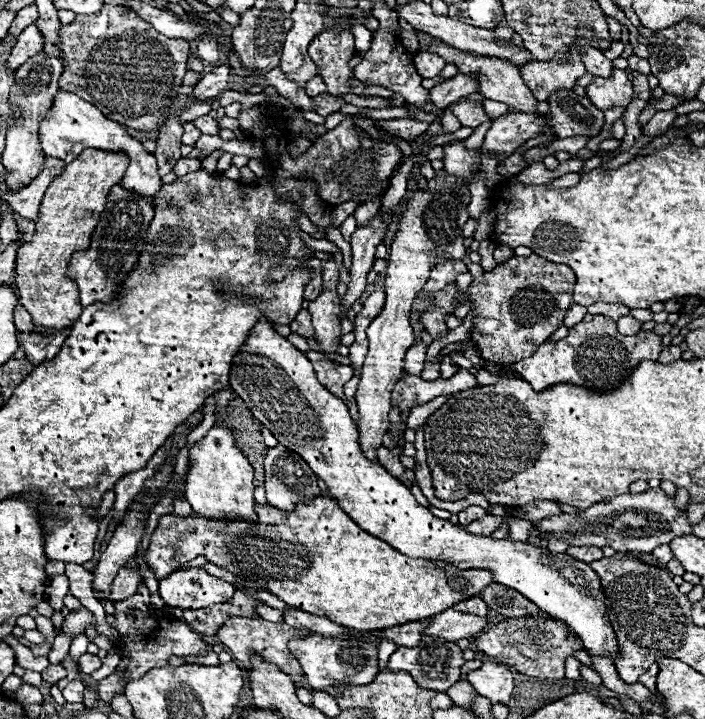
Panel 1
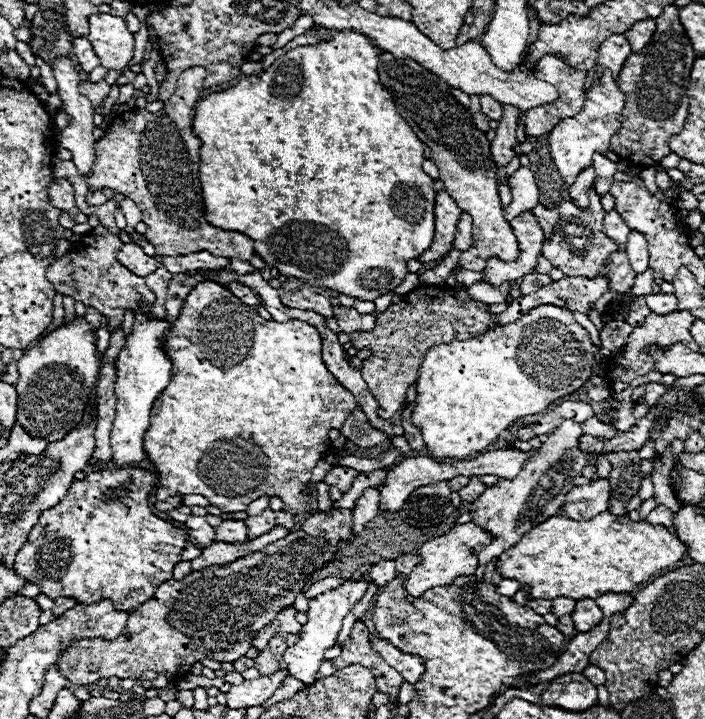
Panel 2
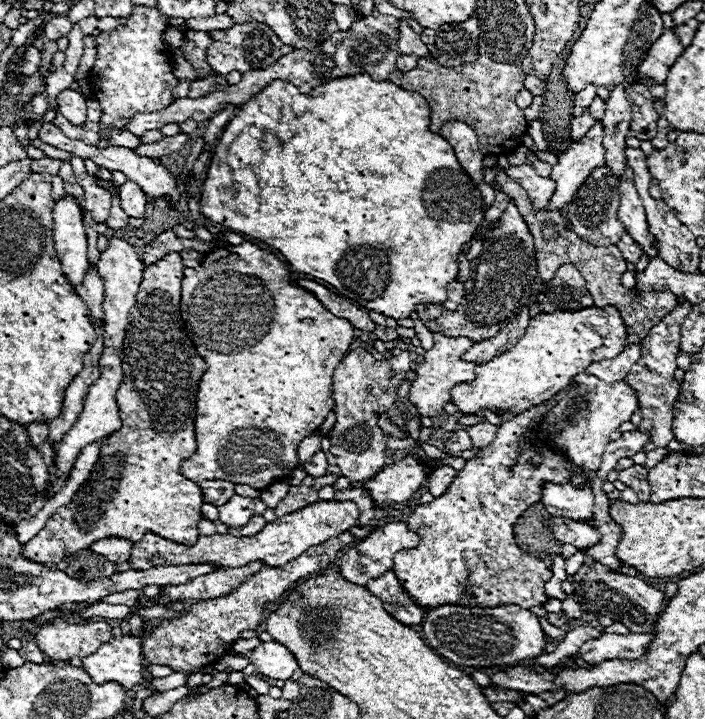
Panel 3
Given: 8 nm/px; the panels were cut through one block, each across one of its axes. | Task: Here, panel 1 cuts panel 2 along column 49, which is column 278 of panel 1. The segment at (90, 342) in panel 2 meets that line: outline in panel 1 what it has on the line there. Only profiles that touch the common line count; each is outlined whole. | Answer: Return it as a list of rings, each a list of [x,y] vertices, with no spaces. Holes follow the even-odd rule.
[[[266,320],[252,328],[244,348],[234,356],[230,388],[248,404],[254,418],[270,428],[280,444],[308,462],[318,478],[326,482],[330,494],[338,500],[344,512],[366,532],[386,540],[390,546],[406,552],[406,556],[444,560],[458,568],[490,568],[494,572],[494,582],[518,590],[540,610],[566,620],[592,656],[606,656],[610,660],[620,656],[618,640],[604,604],[606,596],[600,578],[590,564],[528,542],[474,536],[462,526],[454,526],[452,522],[430,514],[430,510],[420,506],[398,478],[360,452],[358,430],[348,406],[318,382],[306,354],[282,338],[270,324],[266,324]]]

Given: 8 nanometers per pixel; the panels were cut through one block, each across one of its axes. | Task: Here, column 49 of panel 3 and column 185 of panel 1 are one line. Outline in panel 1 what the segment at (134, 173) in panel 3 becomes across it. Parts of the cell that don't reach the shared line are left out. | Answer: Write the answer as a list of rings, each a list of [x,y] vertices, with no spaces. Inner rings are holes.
[[[186,122],[186,124],[184,124],[184,136],[182,136],[182,142],[194,146],[194,144],[198,142],[198,136],[202,136],[202,132],[200,132],[192,122]]]

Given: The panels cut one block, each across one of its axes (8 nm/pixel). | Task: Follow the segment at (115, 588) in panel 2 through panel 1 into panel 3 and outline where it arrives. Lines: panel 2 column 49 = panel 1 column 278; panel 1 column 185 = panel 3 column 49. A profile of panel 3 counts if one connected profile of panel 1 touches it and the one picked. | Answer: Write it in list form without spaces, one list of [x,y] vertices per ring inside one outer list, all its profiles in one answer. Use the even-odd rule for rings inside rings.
[[[178,252],[166,254],[162,260],[148,266],[142,274],[142,284],[136,292],[136,306],[130,310],[130,326],[124,336],[124,380],[118,388],[118,408],[122,410],[122,428],[114,432],[102,444],[100,460],[96,462],[90,482],[80,488],[74,500],[58,508],[46,522],[46,526],[22,546],[22,556],[38,562],[50,564],[60,562],[66,556],[88,548],[92,542],[118,536],[126,540],[140,540],[146,530],[154,534],[178,542],[178,544],[196,544],[198,538],[198,522],[202,518],[202,488],[184,478],[180,474],[180,464],[196,452],[196,434],[194,434],[194,410],[196,410],[196,394],[198,382],[206,372],[206,362],[196,352],[192,340],[184,332],[182,312],[180,312],[180,296],[182,296],[182,278],[184,264]]]

